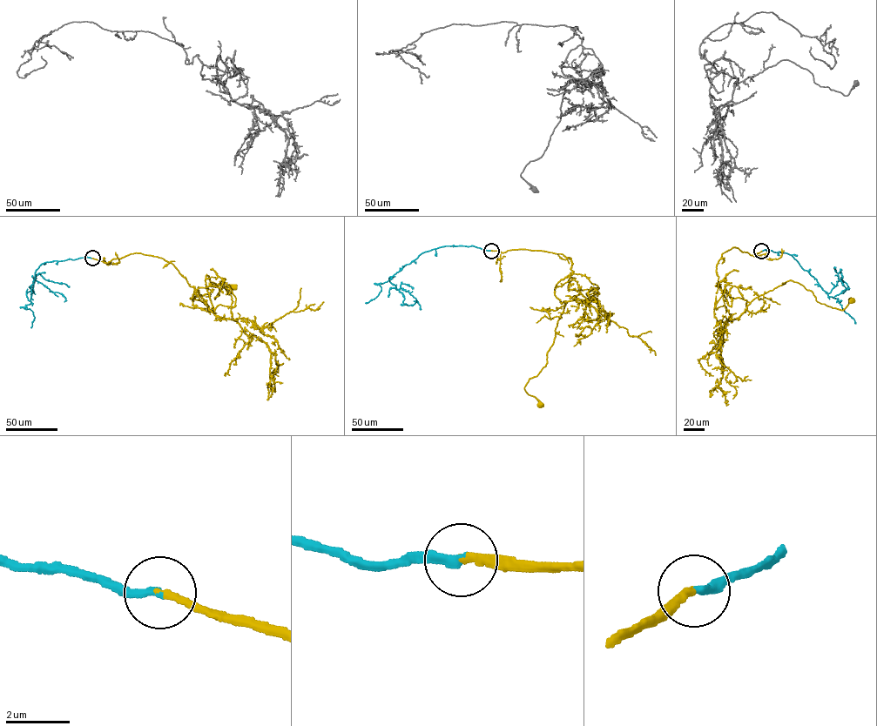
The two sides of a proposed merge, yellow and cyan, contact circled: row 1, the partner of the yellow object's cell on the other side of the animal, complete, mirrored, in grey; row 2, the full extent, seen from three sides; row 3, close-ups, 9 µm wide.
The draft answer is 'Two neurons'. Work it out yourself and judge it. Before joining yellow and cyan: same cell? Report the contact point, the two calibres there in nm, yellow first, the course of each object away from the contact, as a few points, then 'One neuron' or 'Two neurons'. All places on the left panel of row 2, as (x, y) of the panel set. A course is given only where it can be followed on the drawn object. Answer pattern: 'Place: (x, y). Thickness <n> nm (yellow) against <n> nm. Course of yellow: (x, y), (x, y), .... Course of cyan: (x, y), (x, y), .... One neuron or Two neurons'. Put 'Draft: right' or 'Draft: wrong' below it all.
Place: (92, 258). Thickness 240 nm (yellow) against 260 nm. Course of yellow: (92, 258), (161, 258), (195, 289), (190, 298), (213, 312), (206, 275), (219, 288), (215, 299), (234, 286). Course of cyan: (92, 258), (45, 262), (36, 271), (28, 300), (26, 294), (36, 280), (62, 294), (64, 301). One neuron
Draft: wrong

